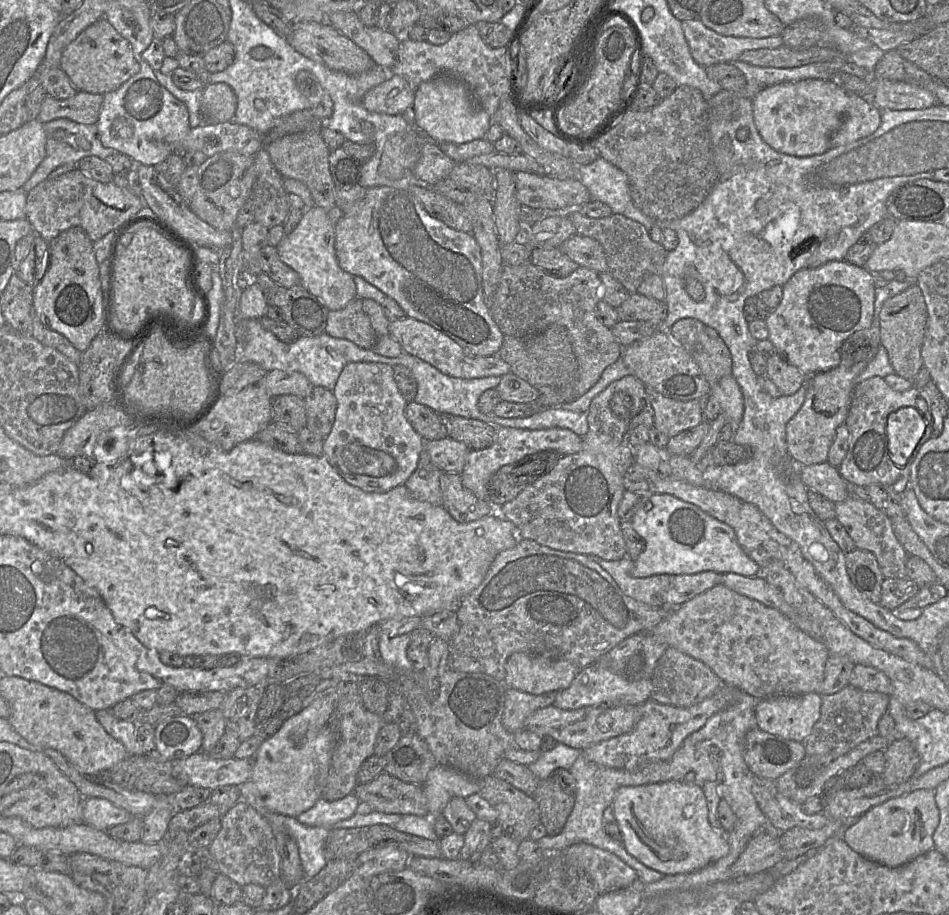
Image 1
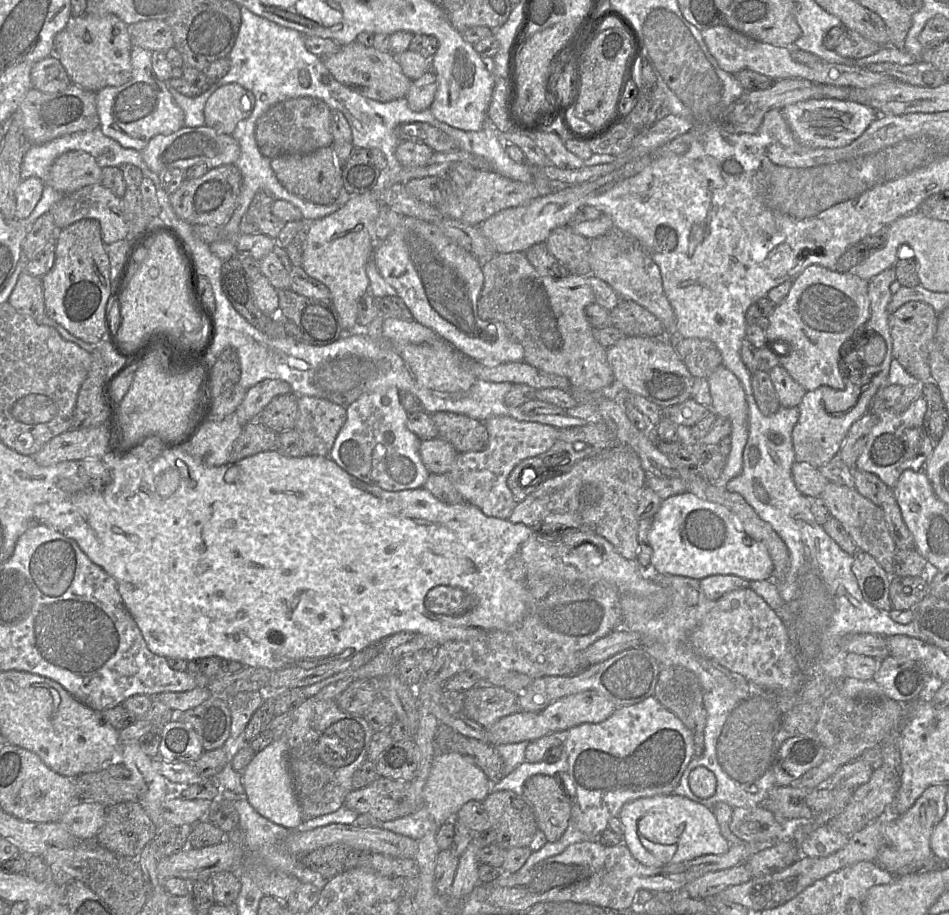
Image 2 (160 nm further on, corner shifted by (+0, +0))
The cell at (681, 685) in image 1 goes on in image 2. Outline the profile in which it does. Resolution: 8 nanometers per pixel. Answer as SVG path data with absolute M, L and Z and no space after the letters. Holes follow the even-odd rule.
M680 666L662 667L653 697L692 732L695 755L701 754L704 749L706 710L703 690L696 675Z

